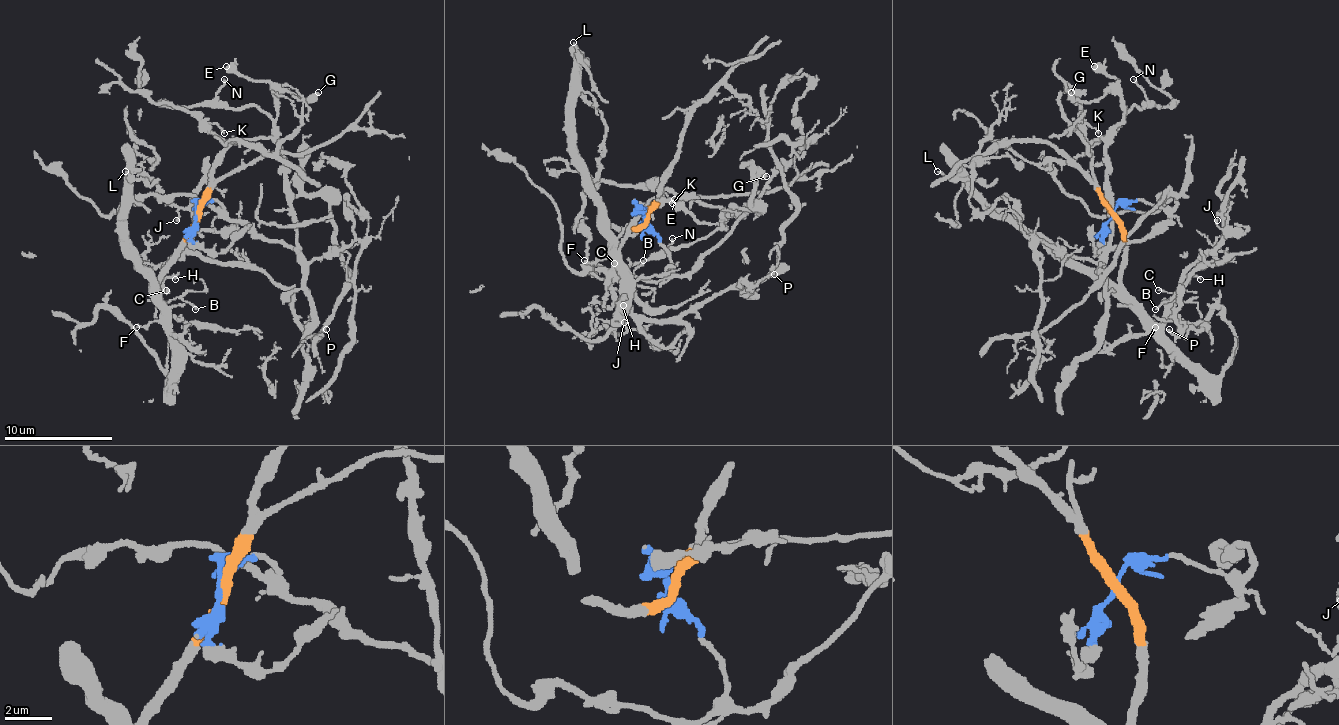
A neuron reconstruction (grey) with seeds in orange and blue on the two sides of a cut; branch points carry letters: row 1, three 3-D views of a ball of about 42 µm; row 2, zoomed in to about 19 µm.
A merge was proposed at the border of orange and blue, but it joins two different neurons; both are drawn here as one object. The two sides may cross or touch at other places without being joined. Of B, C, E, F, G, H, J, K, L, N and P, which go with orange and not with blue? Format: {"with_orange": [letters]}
{"with_orange": ["B", "C", "F", "H", "J", "L", "P"]}

